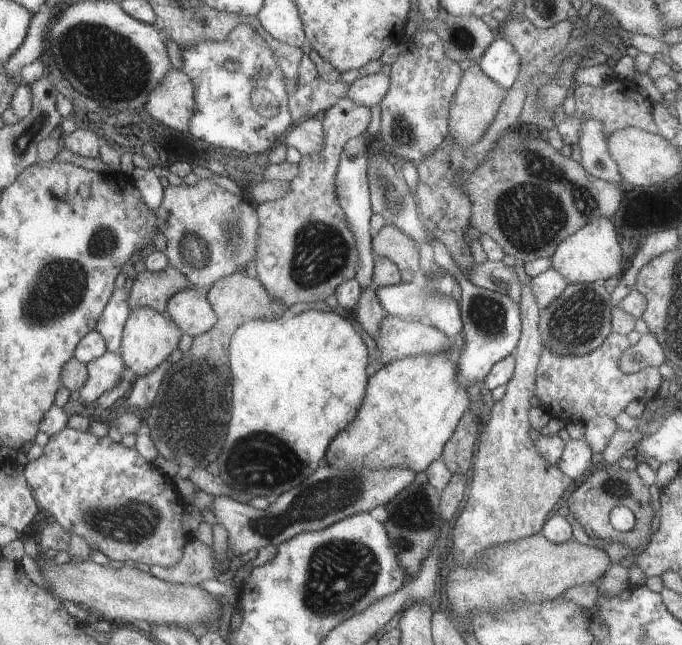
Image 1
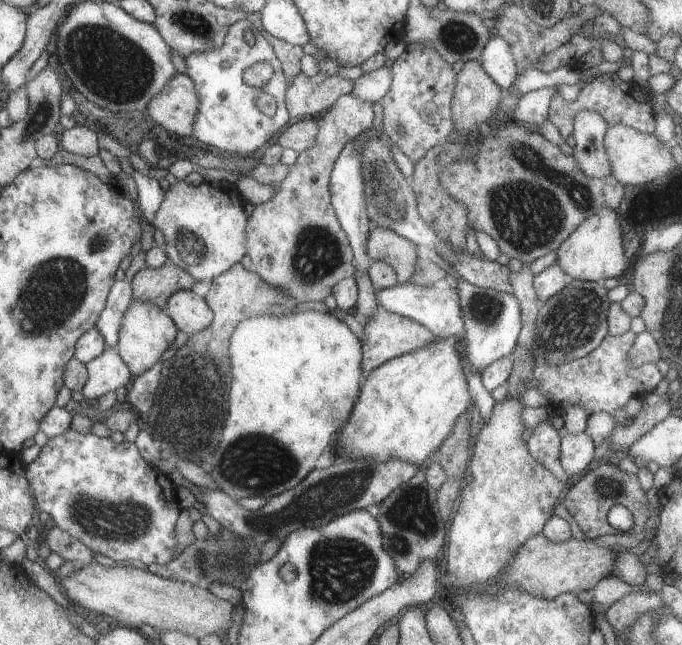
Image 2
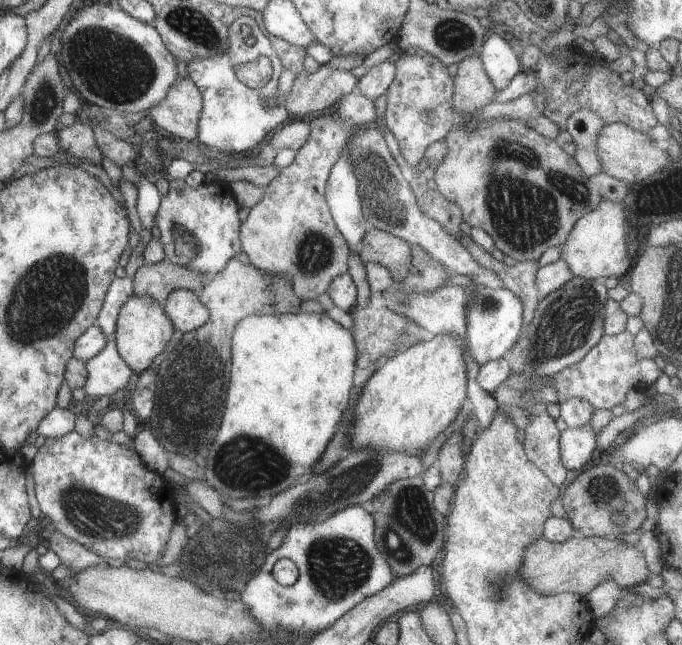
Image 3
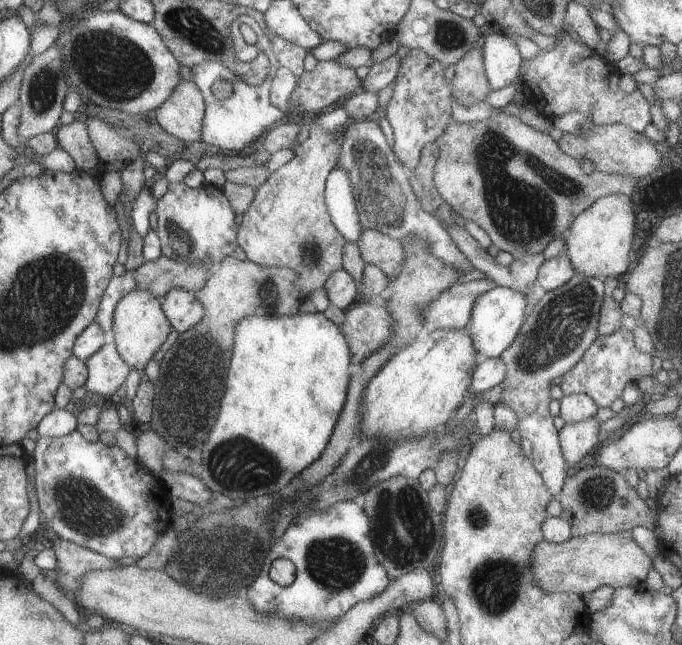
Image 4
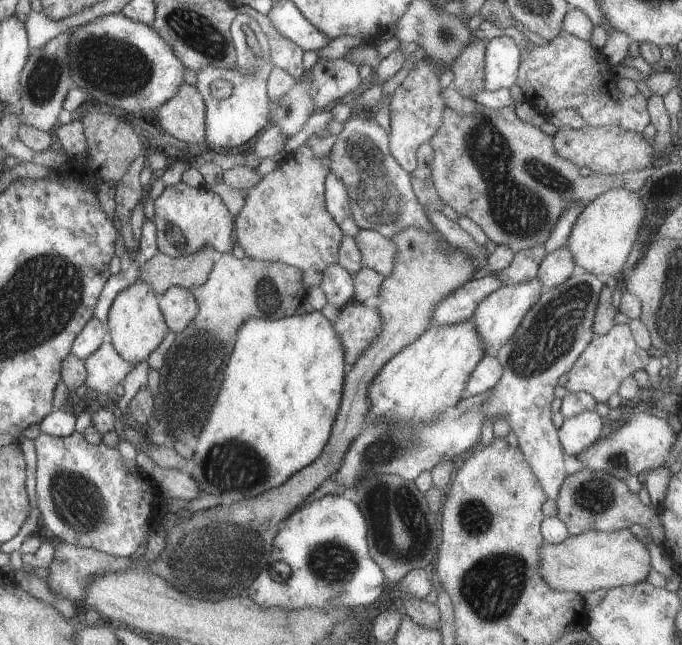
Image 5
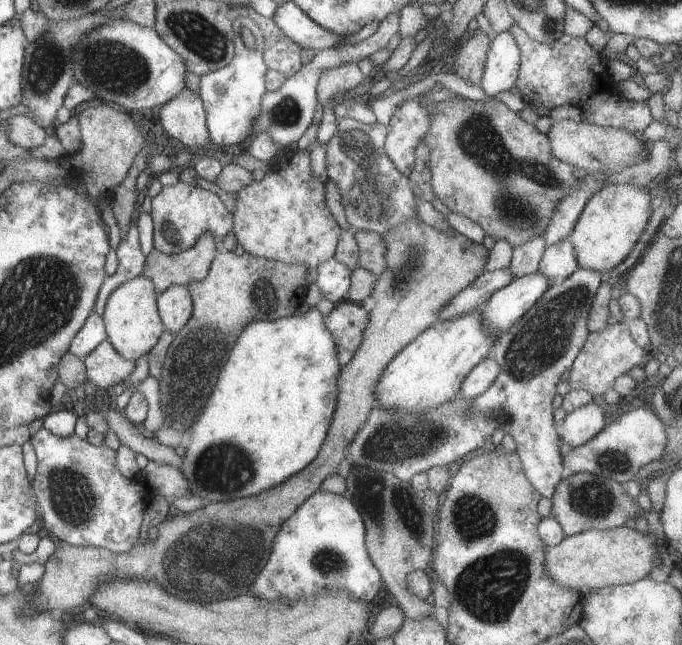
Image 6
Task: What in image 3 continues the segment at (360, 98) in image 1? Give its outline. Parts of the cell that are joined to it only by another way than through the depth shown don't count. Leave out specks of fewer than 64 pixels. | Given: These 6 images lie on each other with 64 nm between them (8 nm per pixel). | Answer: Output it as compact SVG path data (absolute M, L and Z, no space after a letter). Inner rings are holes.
M387 60L377 66L371 67L362 78L358 80L355 92L366 96L370 100L377 100L387 93L394 80L396 65Z

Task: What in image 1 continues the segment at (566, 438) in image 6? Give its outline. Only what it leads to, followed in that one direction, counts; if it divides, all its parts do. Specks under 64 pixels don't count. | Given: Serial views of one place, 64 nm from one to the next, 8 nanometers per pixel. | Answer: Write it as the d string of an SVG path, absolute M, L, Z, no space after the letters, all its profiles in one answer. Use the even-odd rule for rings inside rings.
M584 439L568 440L565 444L564 456L558 463L559 470L571 480L588 475L591 470L594 452Z

